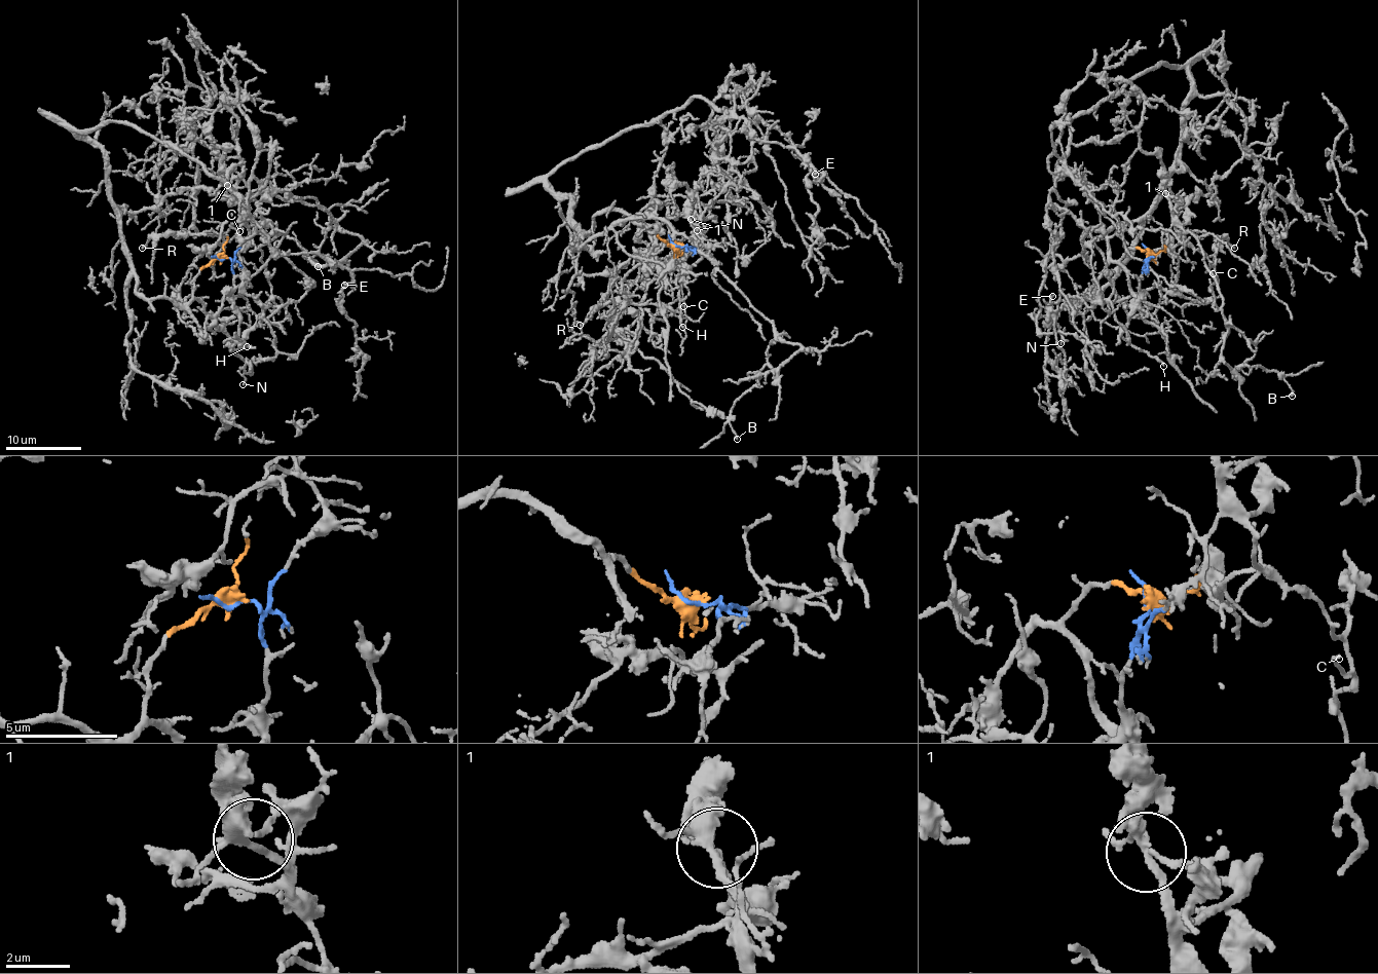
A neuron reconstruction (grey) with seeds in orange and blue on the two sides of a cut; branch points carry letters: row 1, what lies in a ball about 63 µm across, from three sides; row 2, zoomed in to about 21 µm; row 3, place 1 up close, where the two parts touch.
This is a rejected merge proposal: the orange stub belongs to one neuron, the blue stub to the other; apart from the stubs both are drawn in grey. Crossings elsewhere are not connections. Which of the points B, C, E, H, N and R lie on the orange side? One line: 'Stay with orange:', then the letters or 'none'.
Stay with orange: none

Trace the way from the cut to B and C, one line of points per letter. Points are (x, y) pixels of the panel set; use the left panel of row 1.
B: (220, 259), (253, 227), (240, 204), (259, 191), (320, 207), (362, 239), (337, 261), (306, 257), (319, 266)
C: (220, 259), (231, 257), (253, 227), (241, 201), (246, 211), (232, 220), (224, 240), (238, 230)

